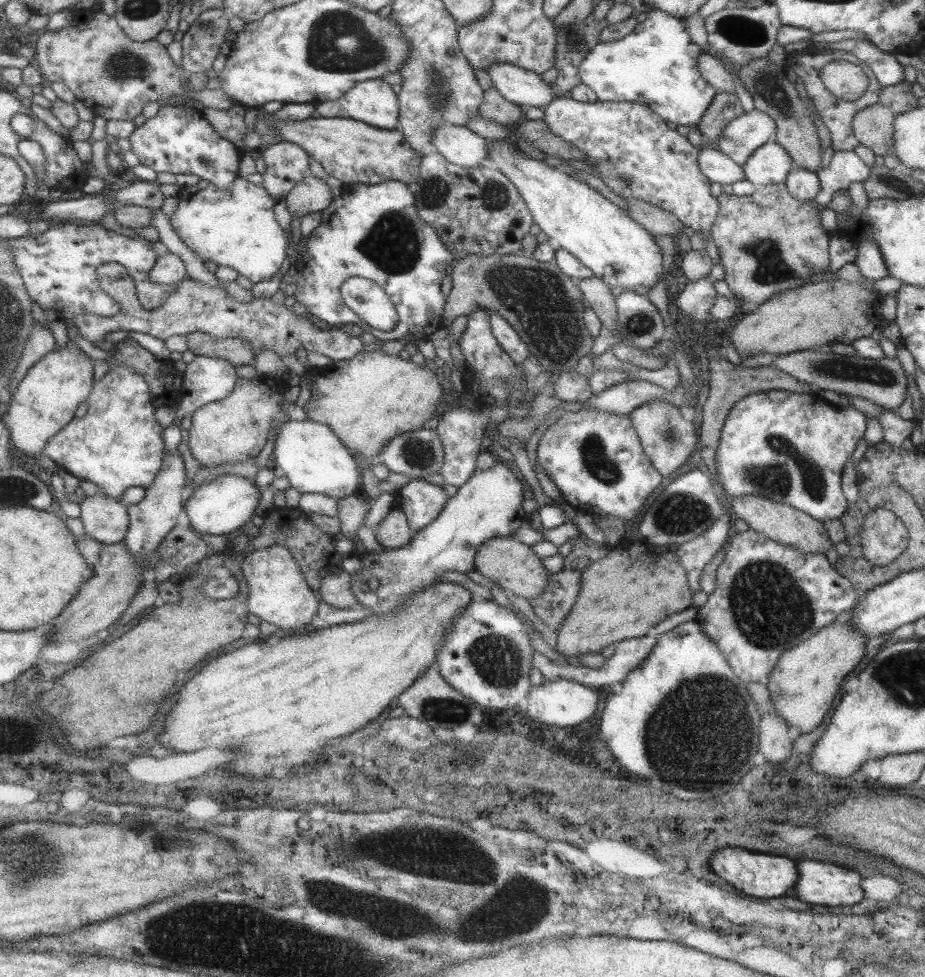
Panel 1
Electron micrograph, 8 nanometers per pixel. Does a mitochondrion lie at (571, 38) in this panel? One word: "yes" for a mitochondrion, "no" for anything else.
yes

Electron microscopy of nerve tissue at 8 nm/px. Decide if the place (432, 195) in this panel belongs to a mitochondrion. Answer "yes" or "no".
yes

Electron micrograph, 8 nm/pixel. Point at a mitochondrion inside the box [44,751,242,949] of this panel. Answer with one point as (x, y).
(167, 844)

